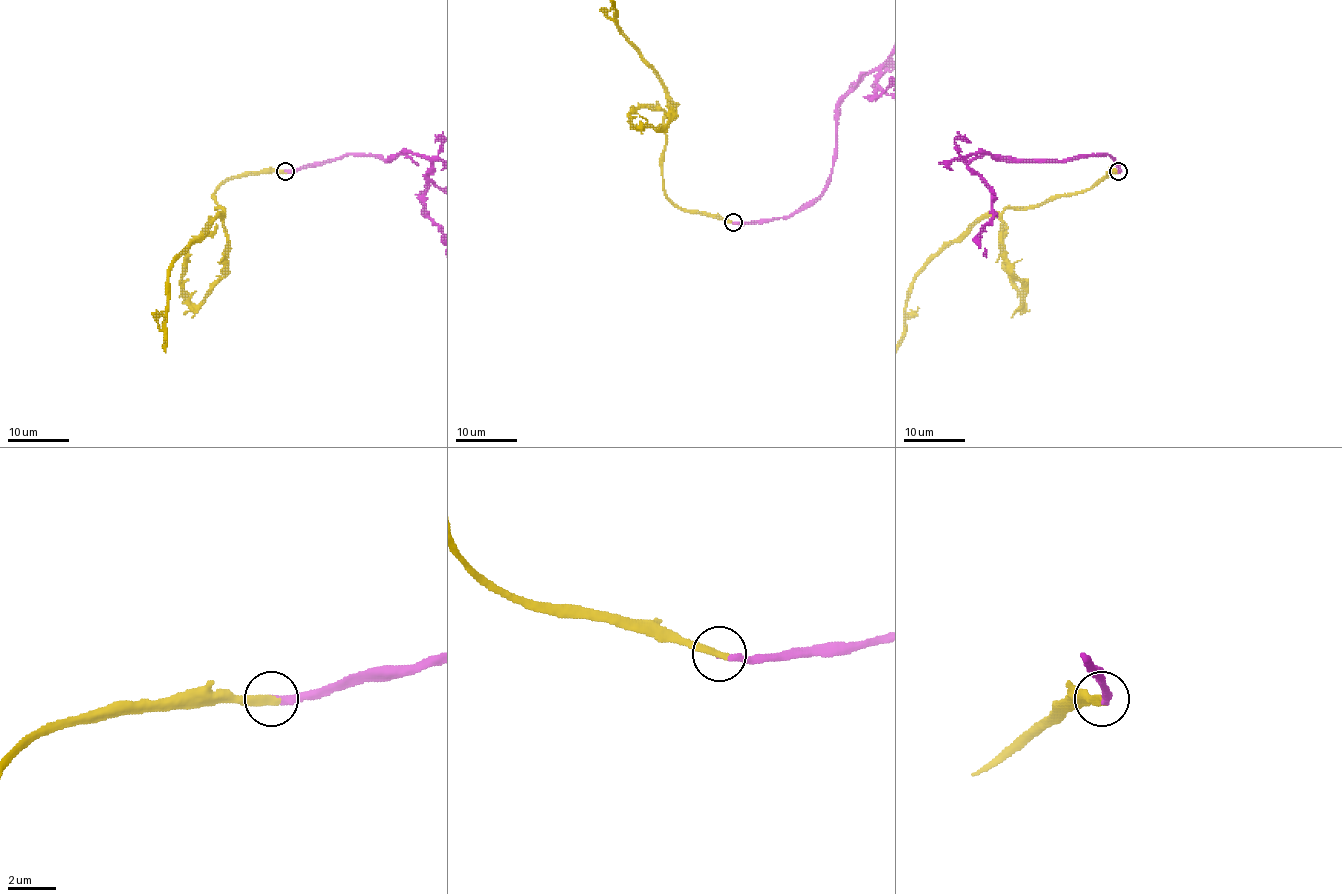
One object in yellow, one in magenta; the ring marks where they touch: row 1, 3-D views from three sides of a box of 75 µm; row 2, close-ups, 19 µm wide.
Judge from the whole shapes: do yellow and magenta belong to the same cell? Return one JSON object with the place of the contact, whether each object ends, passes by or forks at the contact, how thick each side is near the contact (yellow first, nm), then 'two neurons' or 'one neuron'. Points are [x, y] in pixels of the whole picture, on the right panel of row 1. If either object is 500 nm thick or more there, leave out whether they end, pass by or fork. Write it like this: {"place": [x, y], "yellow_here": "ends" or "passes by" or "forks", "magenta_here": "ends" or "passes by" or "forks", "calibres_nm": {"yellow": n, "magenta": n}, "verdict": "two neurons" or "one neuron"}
{"place": [1118, 171], "yellow_here": "ends", "magenta_here": "ends", "calibres_nm": {"yellow": 300, "magenta": 240}, "verdict": "one neuron"}

